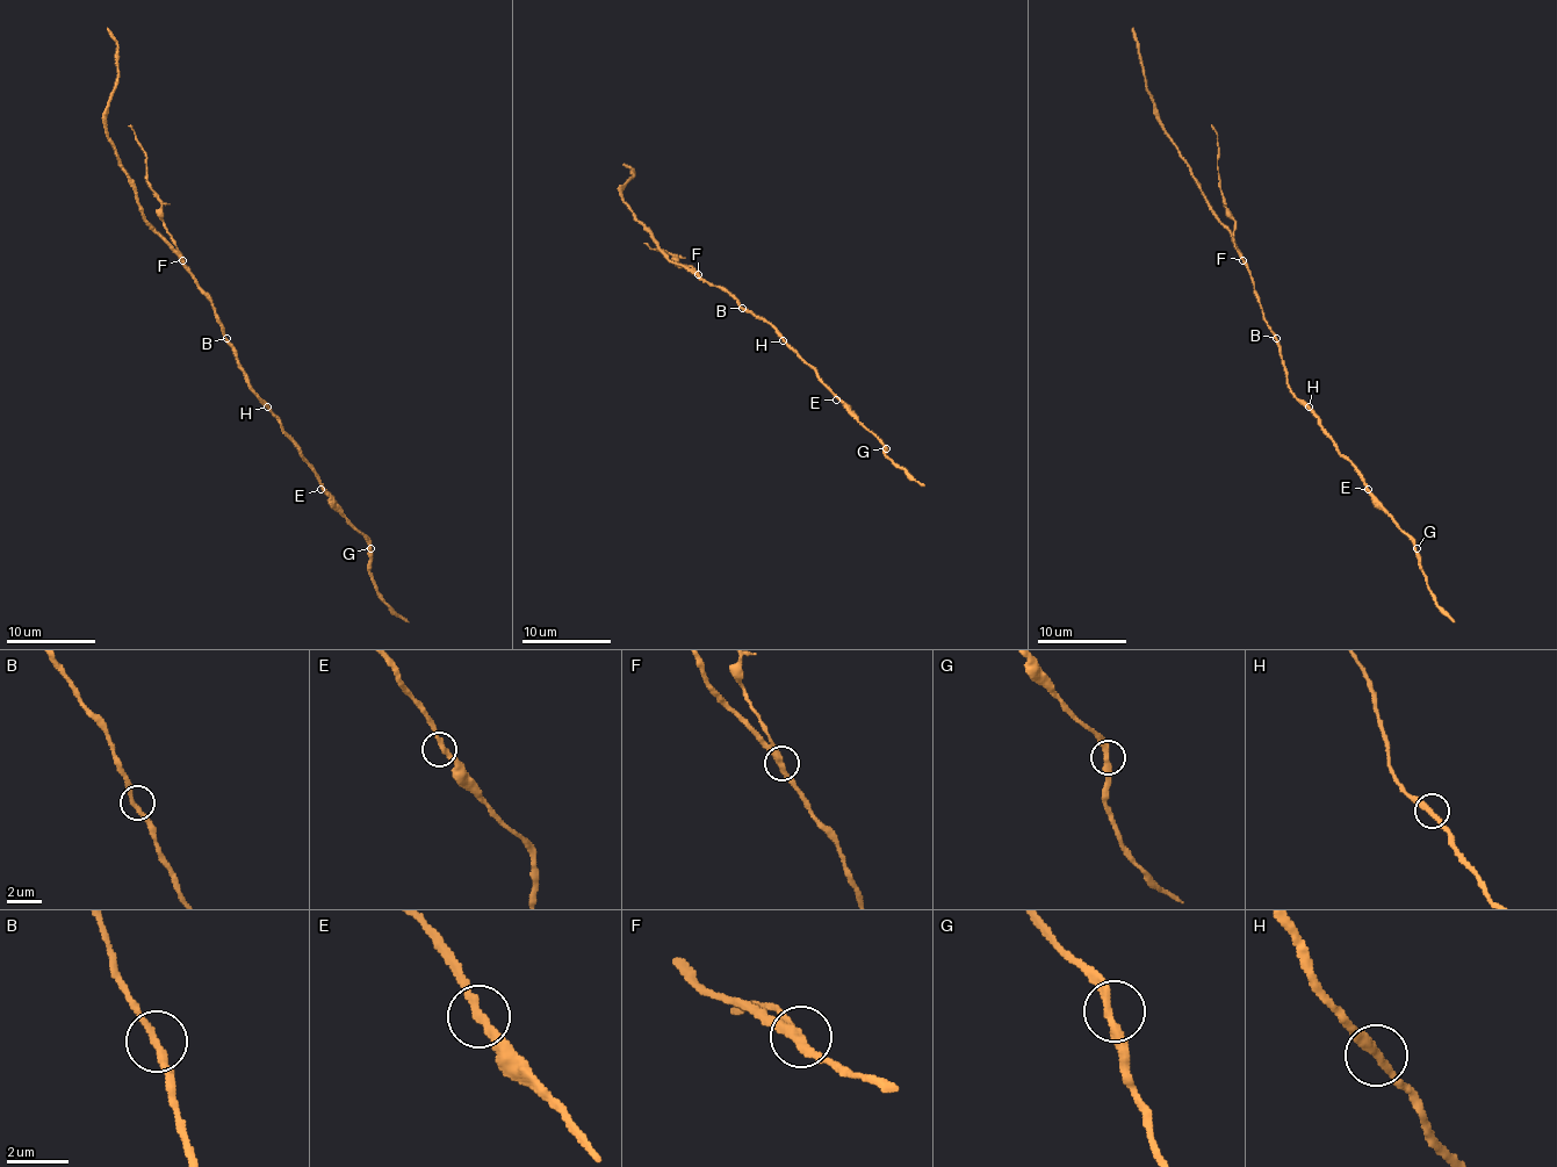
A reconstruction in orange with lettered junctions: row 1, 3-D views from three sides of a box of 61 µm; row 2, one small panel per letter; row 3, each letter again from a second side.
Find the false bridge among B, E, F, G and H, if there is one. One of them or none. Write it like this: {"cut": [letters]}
{"cut": ["F"]}

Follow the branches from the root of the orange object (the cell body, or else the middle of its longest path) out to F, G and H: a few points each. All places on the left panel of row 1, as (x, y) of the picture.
F: (225, 338), (209, 295), (182, 259)
G: (225, 338), (247, 387), (279, 420), (281, 429), (316, 474), (330, 501), (370, 548)
H: (225, 338), (247, 387), (267, 406)

